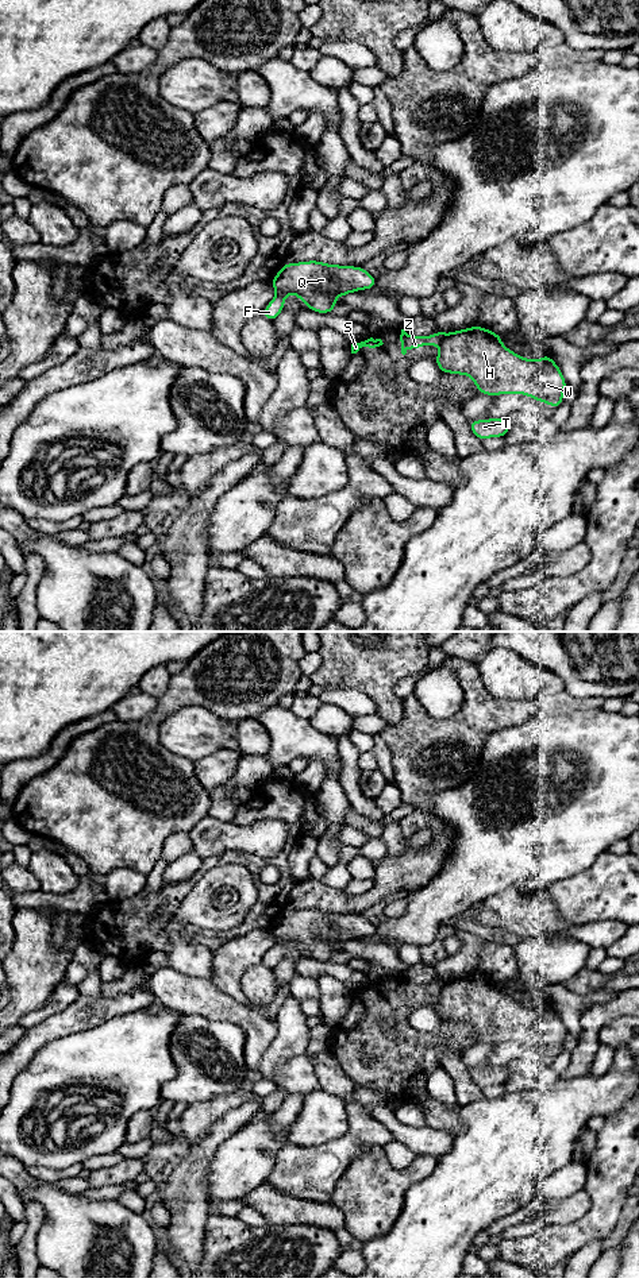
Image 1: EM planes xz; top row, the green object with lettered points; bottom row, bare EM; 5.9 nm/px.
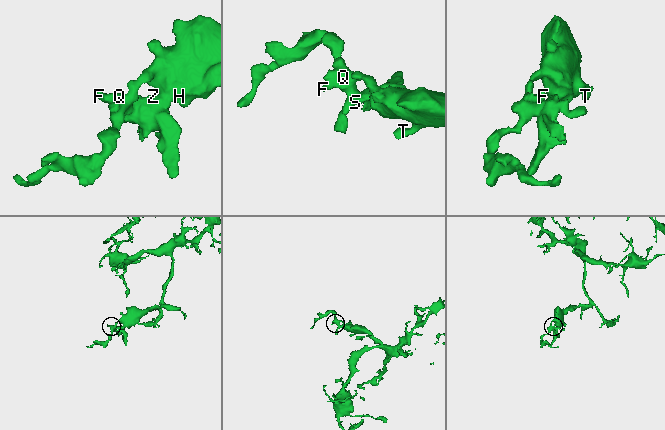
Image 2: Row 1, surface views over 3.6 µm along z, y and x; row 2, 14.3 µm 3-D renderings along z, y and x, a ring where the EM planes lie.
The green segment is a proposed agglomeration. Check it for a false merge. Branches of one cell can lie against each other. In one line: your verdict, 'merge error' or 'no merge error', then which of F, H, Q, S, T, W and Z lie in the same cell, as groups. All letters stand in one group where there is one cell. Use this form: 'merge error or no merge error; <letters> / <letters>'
merge error; F H Q T W / S Z

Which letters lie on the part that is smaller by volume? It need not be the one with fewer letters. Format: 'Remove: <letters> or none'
Remove: S, Z

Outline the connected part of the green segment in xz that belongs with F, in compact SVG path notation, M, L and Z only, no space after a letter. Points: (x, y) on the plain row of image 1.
M307 908L284 911L270 931L276 945L265 954L262 964L273 970L281 962L289 941L300 946L309 958L327 962L338 954L336 945L373 937L377 927L362 914Z

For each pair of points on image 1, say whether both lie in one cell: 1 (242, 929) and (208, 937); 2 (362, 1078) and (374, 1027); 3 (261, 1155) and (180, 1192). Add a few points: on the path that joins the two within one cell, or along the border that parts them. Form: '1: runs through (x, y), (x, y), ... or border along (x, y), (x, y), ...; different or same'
1: runs through (234, 933), (216, 937); same
2: runs through (374, 1066), (374, 1039); same
3: border along (218, 1150), (207, 1172), (208, 1204); different

